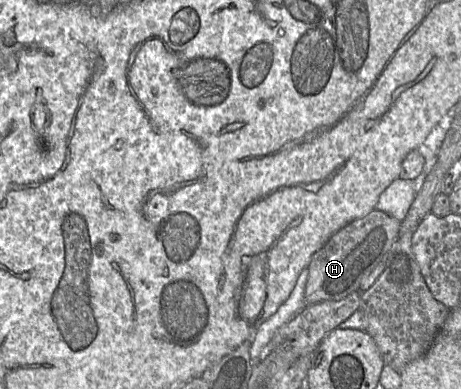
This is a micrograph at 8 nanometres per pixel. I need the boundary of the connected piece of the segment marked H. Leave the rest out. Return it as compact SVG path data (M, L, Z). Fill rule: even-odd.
M374 209L364 218L355 220L334 235L314 255L308 266L309 276L305 287L306 305L327 300L341 300L359 291L359 287L382 261L399 236L401 222Z

